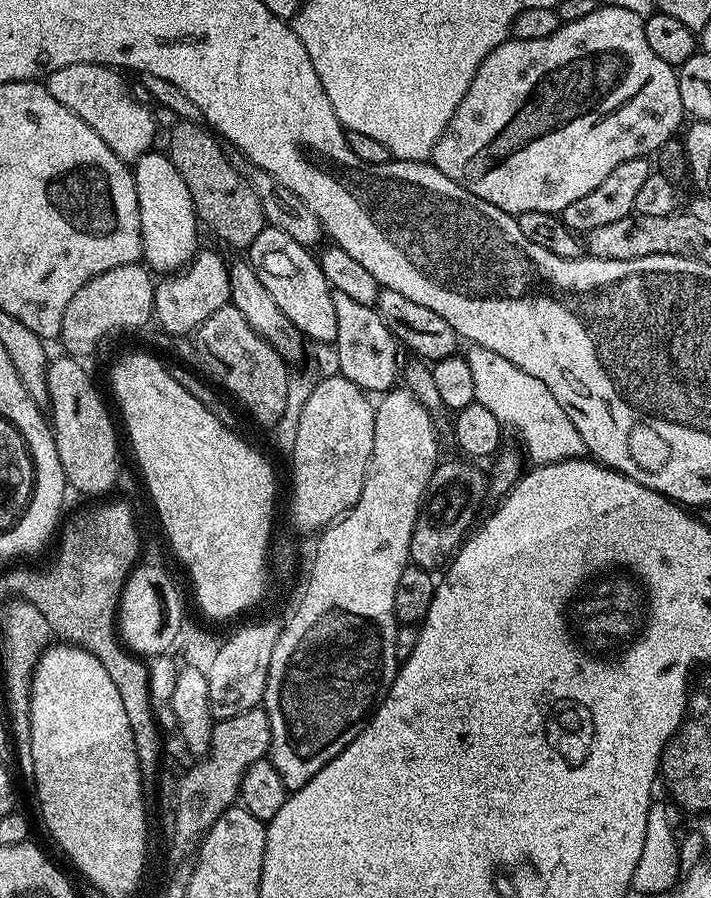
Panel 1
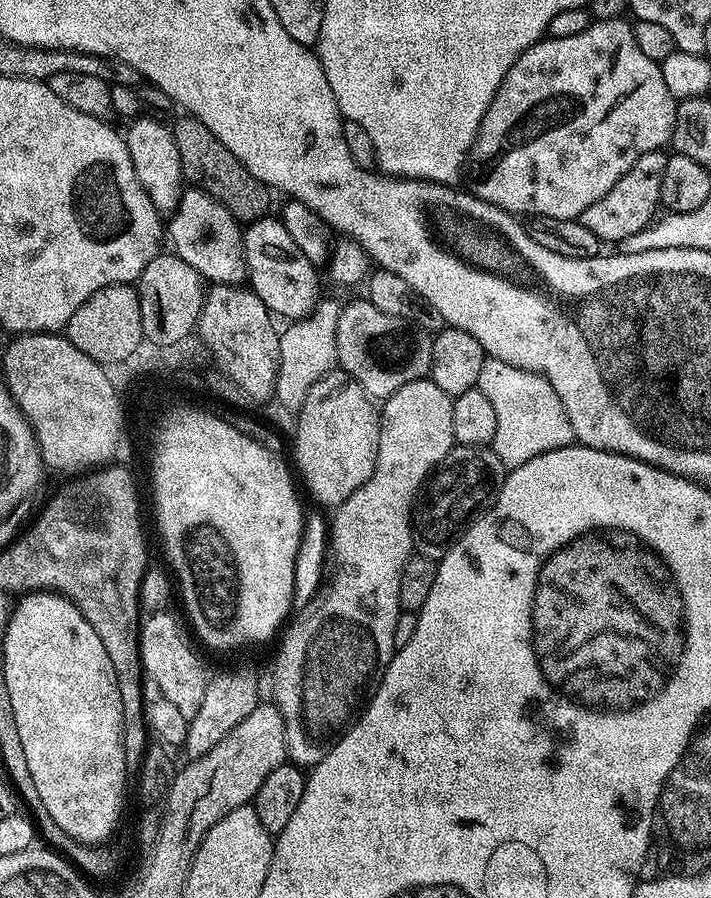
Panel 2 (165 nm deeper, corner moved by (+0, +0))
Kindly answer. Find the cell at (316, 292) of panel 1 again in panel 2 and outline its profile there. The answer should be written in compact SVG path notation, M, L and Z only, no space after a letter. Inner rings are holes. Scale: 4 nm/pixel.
M276 218L253 220L243 229L242 235L250 287L253 292L258 294L258 298L262 298L262 302L268 307L273 317L285 316L285 321L291 322L293 320L302 320L312 313L322 296L322 293L320 293L320 280L316 277L318 268L317 265L309 262L306 254L302 254L302 250L298 250L294 238L290 238L290 234L286 234L284 223Z

